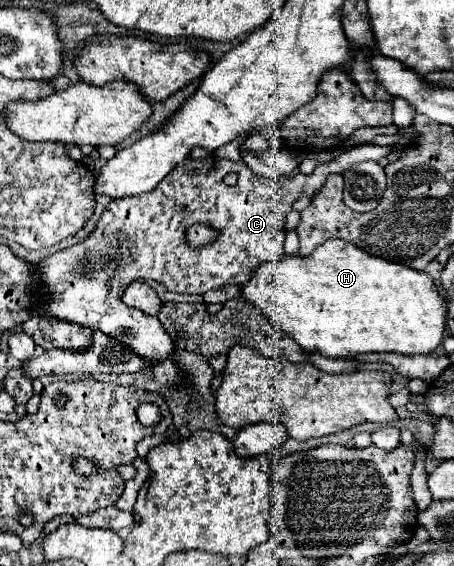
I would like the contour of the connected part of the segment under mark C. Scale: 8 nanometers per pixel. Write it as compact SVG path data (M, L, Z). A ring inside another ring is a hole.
M365 143L341 151L329 163L317 165L311 175L297 173L295 177L283 179L255 175L241 161L219 159L217 169L215 157L187 157L153 191L113 199L87 239L53 253L35 265L43 297L35 307L31 307L31 315L47 315L51 319L65 319L81 327L99 329L105 335L127 343L135 353L151 361L159 383L175 387L183 375L171 361L173 341L157 319L139 309L127 307L121 301L129 283L137 279L151 279L173 293L199 295L225 285L245 285L259 263L283 257L285 215L301 193L313 197L319 187L323 187L327 175L345 173L347 167L355 163L369 159L379 161L385 155L389 155L389 147ZM227 173L239 175L235 185L223 183ZM197 223L213 227L217 231L217 239L193 249L185 237L187 229Z

